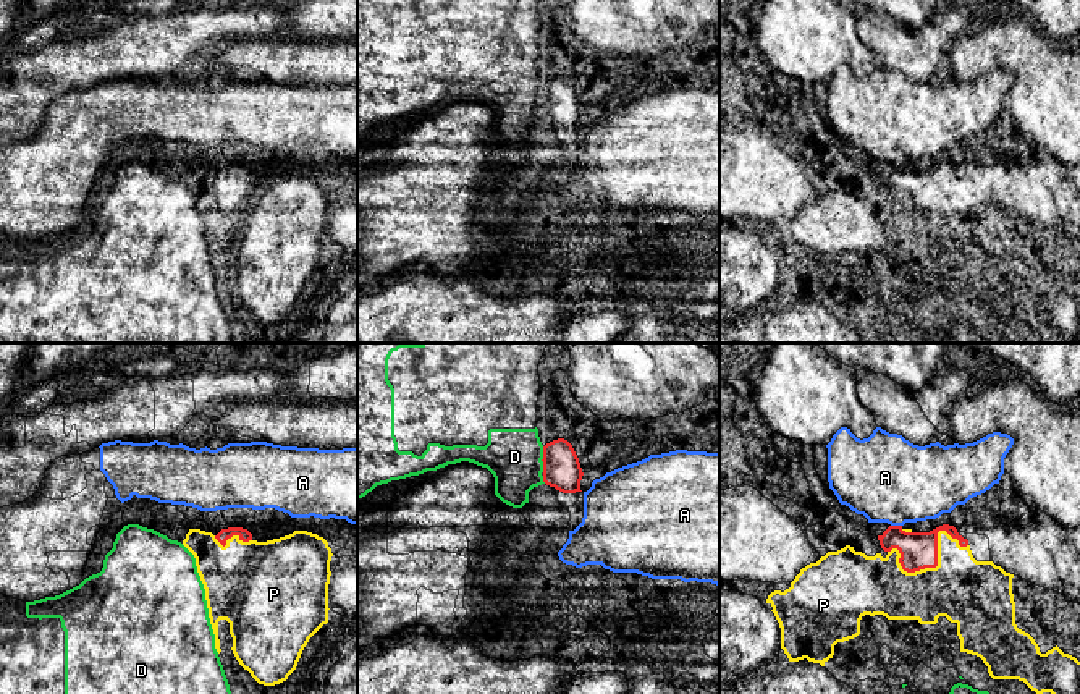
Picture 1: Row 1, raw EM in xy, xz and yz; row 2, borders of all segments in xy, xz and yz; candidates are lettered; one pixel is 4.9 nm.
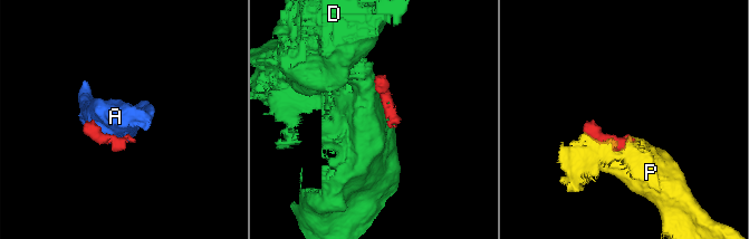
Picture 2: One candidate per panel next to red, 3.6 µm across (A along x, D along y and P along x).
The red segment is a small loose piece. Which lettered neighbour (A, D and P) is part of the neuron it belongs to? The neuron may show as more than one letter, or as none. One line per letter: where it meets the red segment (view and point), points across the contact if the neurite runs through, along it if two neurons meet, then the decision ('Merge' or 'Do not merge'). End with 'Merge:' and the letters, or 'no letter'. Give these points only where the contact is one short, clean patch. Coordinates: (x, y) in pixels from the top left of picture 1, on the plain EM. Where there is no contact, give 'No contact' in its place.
A: Touches red at yz (896, 164). Do not merge
D: Touches red at xz (542, 97). Boundary: xz (544, 84), (542, 109). Do not merge
P: Touches red at yz (936, 203). Do not merge
Merge: no letter

